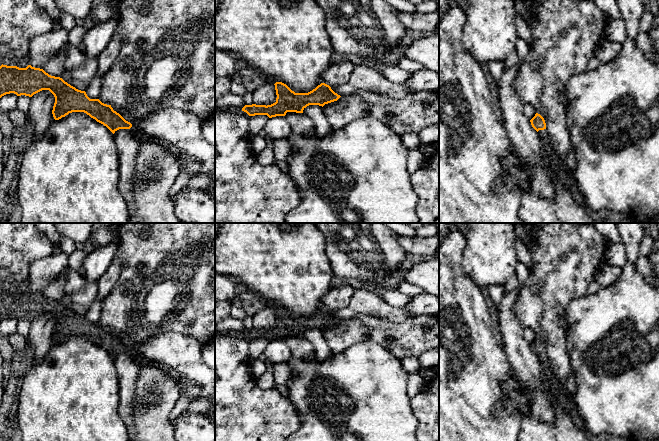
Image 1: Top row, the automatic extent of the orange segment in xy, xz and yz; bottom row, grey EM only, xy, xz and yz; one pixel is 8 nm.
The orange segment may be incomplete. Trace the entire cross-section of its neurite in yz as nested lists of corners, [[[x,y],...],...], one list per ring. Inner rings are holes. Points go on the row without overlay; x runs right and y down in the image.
[[[536,337],[530,344],[532,351],[538,356],[541,367],[543,369],[543,375],[548,382],[548,388],[553,397],[559,401],[563,409],[572,419],[573,424],[581,431],[586,429],[584,420],[578,413],[574,397],[570,395],[565,387],[557,381],[556,375],[550,370],[550,361],[546,353],[546,347],[544,342]]]

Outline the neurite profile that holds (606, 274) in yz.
[[[603,261],[596,271],[594,280],[598,282],[601,287],[608,287],[620,278],[621,273],[622,268],[611,266],[606,261]]]

